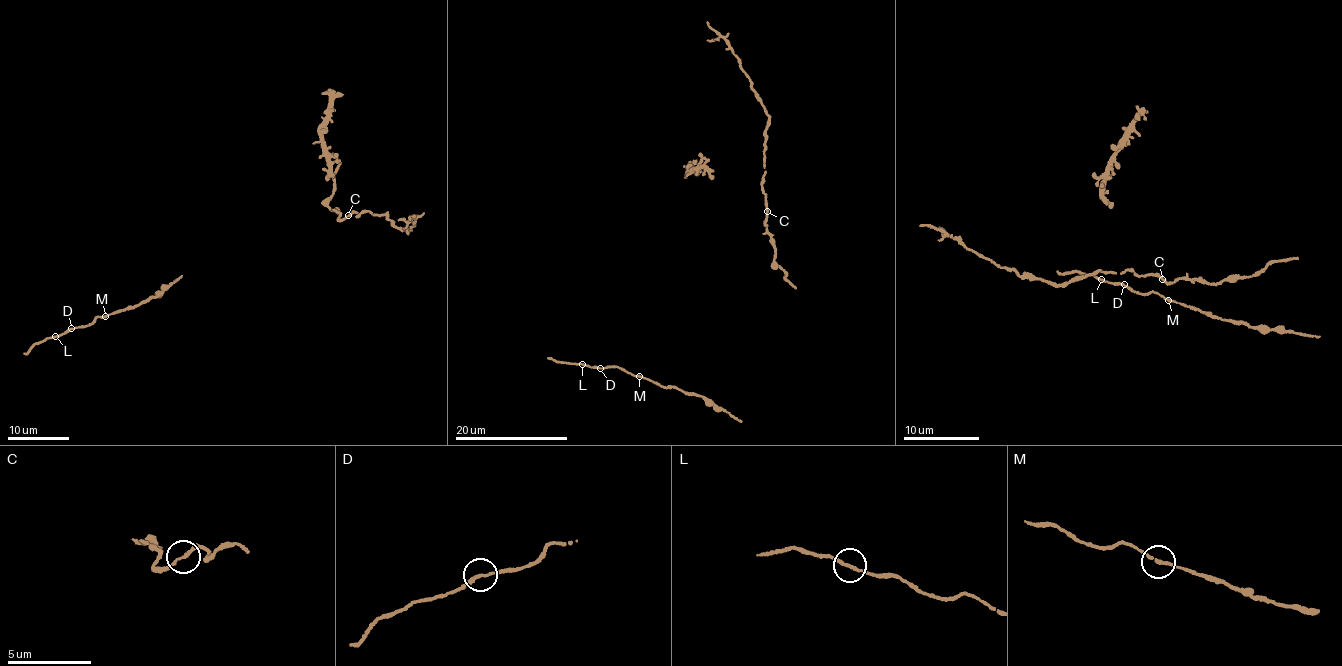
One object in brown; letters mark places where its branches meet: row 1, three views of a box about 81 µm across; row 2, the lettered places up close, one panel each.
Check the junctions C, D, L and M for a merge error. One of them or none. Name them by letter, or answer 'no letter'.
no letter

